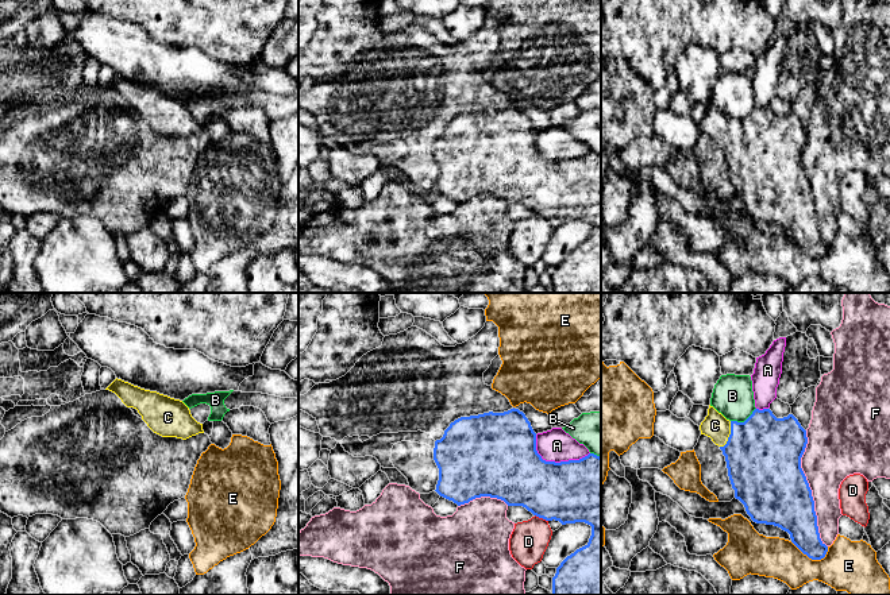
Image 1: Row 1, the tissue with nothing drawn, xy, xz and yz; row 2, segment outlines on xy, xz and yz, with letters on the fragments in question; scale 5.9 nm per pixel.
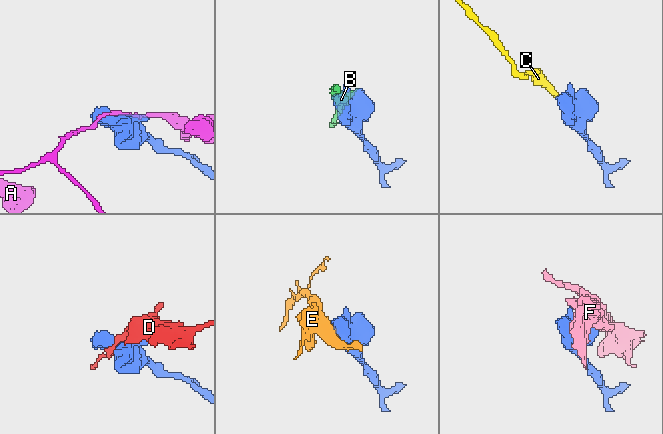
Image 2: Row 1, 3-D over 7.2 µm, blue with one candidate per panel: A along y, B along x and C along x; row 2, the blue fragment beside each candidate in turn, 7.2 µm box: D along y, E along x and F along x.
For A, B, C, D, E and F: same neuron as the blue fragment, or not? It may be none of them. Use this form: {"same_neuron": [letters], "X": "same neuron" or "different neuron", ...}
{"same_neuron": ["C"], "A": "different neuron", "B": "different neuron", "C": "same neuron", "D": "different neuron", "E": "different neuron", "F": "different neuron"}

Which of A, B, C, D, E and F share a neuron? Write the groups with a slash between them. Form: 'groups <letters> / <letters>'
groups A / B / C / D / E / F

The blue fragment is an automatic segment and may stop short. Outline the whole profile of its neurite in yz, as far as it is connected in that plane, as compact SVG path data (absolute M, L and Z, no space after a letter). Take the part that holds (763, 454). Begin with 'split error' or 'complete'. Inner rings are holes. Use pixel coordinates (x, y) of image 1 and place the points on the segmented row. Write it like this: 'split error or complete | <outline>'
split error | M709 405L708 416L701 422L700 430L701 434L710 437L723 451L735 498L744 505L751 519L756 523L774 525L787 532L791 542L809 559L824 559L828 546L820 538L812 490L801 468L801 457L805 452L808 437L798 420L793 414L777 418L770 409L755 409L744 422L729 421Z

